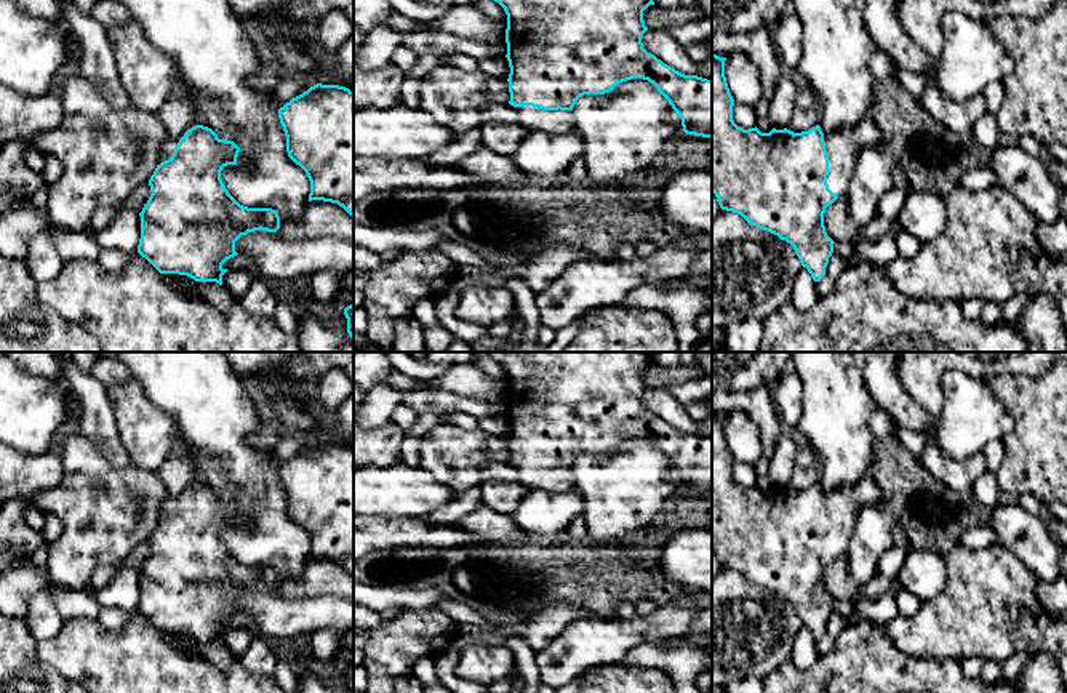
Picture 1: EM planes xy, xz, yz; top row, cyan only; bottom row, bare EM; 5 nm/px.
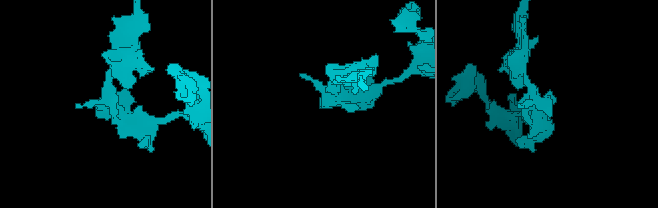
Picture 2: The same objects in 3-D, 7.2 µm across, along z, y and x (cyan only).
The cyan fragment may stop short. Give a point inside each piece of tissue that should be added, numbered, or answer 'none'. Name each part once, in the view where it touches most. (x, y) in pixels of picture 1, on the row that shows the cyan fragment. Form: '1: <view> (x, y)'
1: yz (842, 151)

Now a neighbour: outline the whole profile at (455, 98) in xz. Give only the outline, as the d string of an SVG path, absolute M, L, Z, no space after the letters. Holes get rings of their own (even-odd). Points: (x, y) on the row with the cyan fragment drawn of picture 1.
M434 67L419 83L419 109L435 118L440 126L462 134L482 125L480 112L490 104L509 104L509 82L482 70L466 72L458 67Z

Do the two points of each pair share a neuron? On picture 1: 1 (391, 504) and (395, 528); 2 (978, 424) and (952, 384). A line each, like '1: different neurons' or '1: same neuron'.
1: different neurons
2: same neuron

